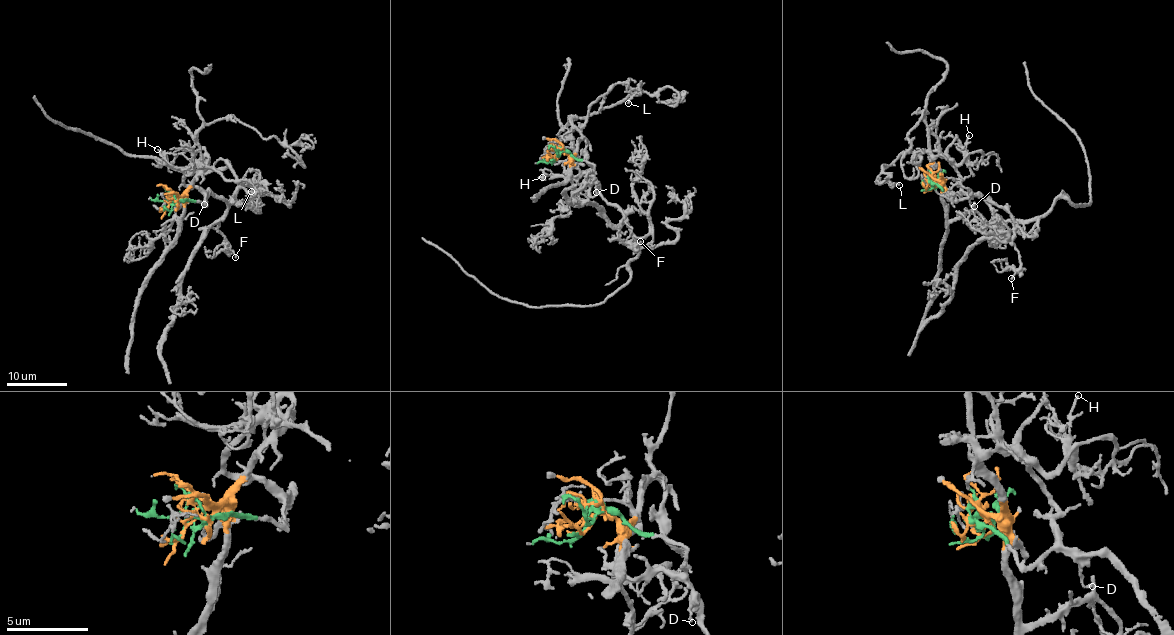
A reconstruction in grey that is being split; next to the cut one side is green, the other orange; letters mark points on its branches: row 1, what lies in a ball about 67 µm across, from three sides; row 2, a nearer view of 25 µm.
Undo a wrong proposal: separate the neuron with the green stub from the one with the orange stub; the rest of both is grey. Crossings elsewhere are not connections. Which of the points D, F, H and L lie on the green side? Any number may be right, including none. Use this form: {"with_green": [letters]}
{"with_green": ["D", "F"]}

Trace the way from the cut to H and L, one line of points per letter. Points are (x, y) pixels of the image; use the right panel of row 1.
H: (931, 180), (939, 178), (932, 160), (939, 156), (957, 163), (966, 155), (967, 161), (969, 135)
L: (931, 180), (939, 179), (940, 172), (928, 152), (902, 153), (892, 164), (882, 167), (879, 182), (899, 184)

